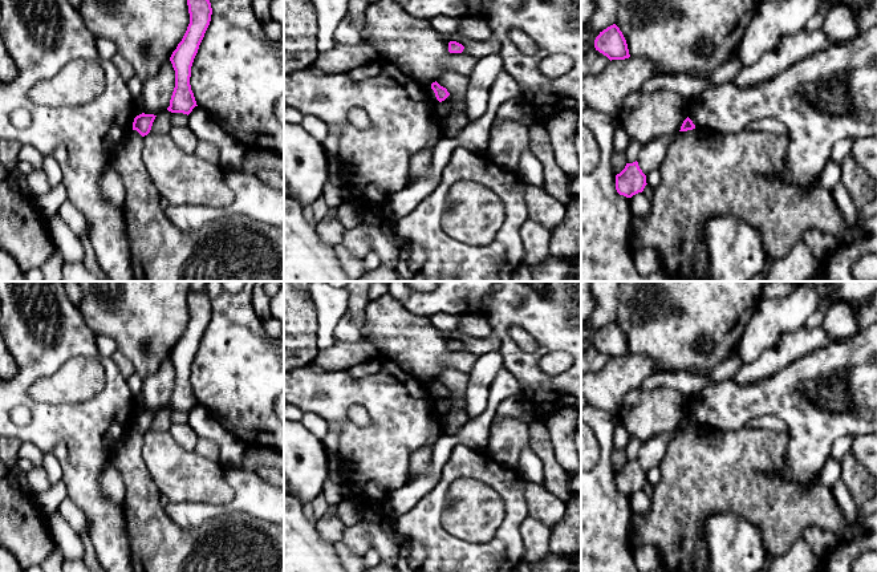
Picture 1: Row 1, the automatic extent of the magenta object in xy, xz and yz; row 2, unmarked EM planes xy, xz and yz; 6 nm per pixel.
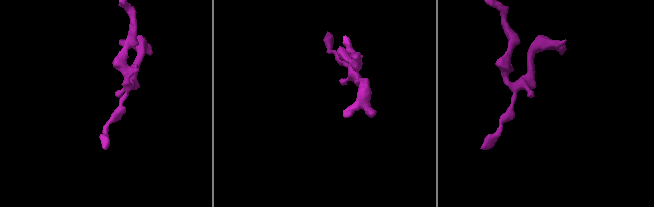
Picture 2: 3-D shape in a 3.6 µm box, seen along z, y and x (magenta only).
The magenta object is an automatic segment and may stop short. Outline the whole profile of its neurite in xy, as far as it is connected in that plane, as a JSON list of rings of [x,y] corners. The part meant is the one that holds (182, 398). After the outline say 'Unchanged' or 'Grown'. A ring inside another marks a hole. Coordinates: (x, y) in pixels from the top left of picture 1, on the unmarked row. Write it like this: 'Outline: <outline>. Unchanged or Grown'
Outline: [[[188,291],[187,303],[190,321],[170,354],[175,368],[175,385],[167,407],[188,413],[198,403],[190,382],[191,364],[210,322],[212,305],[206,291],[198,293]]]. Unchanged

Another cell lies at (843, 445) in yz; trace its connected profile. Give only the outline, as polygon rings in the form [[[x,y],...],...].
[[[850,434],[839,437],[831,449],[831,457],[841,463],[844,455],[852,450],[854,437]]]

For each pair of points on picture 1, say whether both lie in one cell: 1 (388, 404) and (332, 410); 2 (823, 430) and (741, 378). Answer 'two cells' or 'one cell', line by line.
1: one cell
2: two cells

